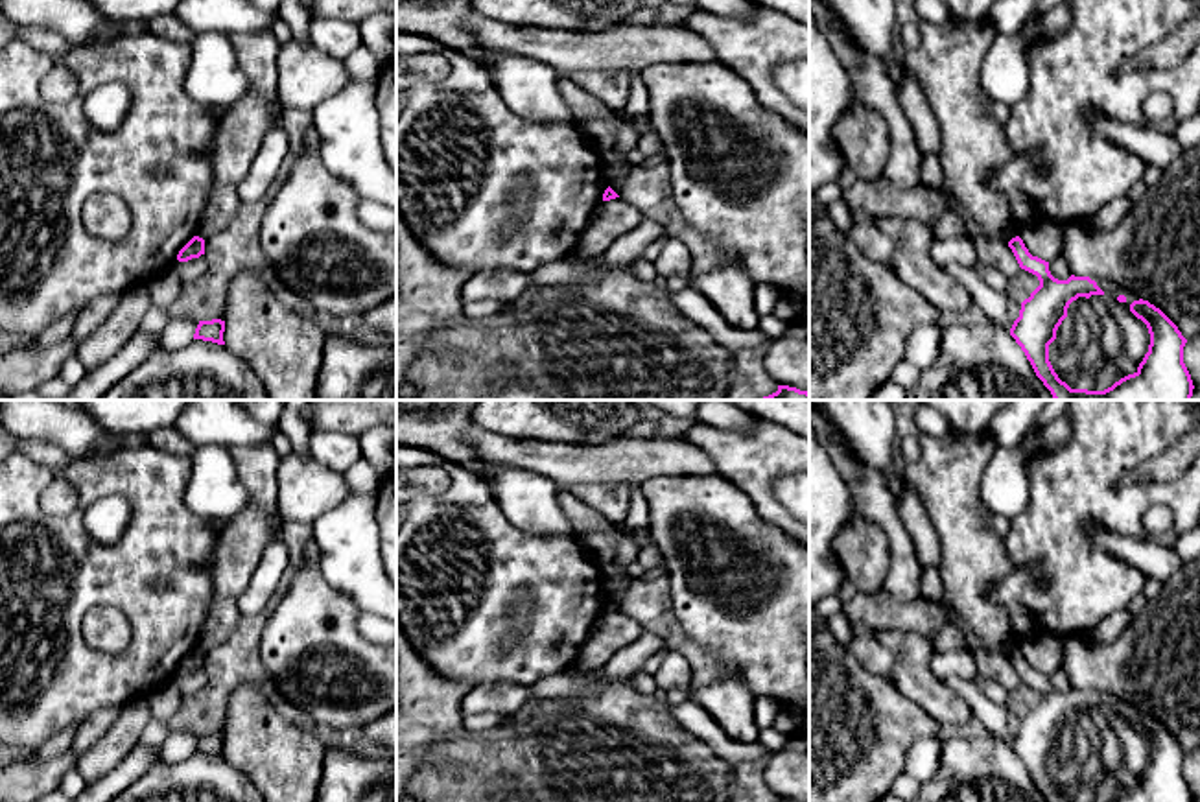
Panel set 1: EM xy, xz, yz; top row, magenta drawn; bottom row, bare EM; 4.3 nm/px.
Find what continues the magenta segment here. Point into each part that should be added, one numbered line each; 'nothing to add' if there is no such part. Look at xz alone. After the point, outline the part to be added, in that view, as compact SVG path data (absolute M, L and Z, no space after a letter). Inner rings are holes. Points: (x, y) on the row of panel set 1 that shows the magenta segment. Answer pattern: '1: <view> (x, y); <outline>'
nothing to add

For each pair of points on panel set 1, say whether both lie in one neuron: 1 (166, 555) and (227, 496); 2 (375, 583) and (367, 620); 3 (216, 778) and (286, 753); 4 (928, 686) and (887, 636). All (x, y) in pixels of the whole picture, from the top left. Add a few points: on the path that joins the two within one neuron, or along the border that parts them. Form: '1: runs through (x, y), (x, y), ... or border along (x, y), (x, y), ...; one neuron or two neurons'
1: border along (190, 476), (185, 504), (211, 518); two neurons
2: border along (362, 611), (376, 616); two neurons
3: border along (225, 756), (253, 782); two neurons
4: runs through (915, 673), (911, 659), (900, 648); one neuron

